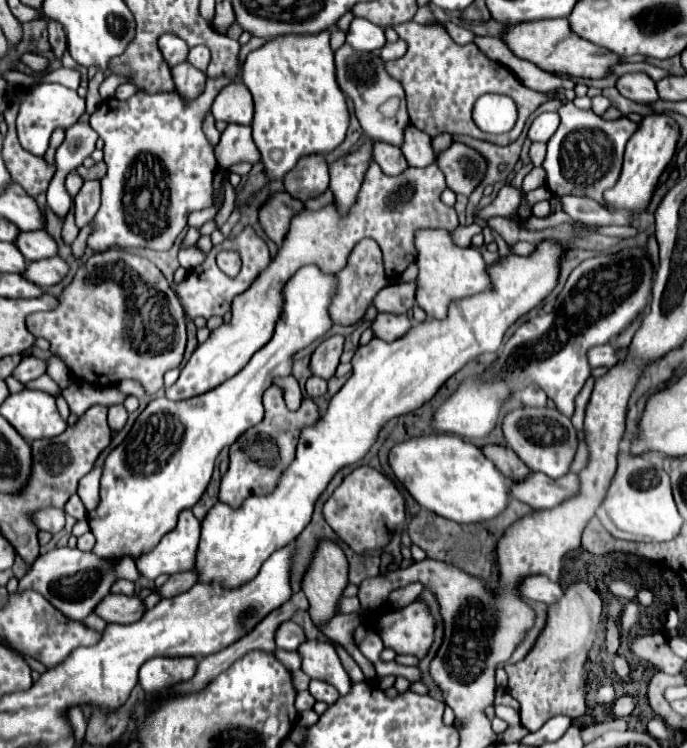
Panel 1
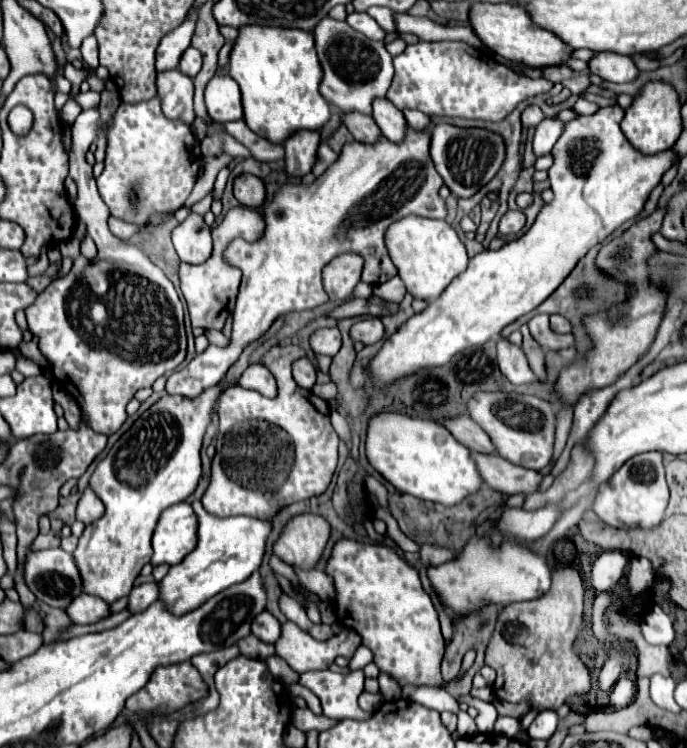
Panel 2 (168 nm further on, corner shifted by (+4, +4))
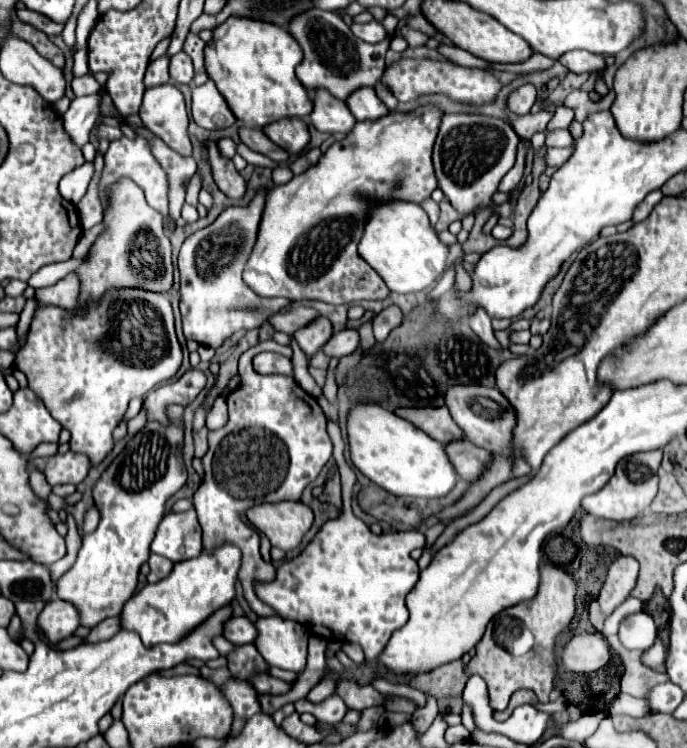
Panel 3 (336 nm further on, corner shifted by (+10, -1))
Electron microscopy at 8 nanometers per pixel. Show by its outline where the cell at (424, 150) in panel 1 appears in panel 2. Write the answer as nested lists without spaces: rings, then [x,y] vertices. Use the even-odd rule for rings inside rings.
[[[376,99],[374,101],[374,113],[372,113],[376,125],[380,127],[382,135],[390,139],[392,143],[402,143],[406,137],[406,117],[400,109],[396,109],[388,99]]]

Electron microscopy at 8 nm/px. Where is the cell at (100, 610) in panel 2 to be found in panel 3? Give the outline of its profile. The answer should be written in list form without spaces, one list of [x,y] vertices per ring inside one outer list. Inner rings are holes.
[[[52,600],[38,614],[38,626],[44,632],[48,644],[58,644],[68,638],[80,624],[78,612],[72,604],[64,600]]]

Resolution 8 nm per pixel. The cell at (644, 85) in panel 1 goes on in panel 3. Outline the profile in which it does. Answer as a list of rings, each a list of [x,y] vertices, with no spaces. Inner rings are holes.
[[[572,50],[572,52],[566,52],[564,56],[558,58],[560,64],[564,64],[570,72],[598,72],[598,70],[604,70],[606,64],[604,64],[604,56],[598,56],[598,54],[590,54],[586,50]]]

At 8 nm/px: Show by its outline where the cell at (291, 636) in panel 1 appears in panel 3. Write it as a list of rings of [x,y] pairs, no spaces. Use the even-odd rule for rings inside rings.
[[[232,618],[224,624],[224,638],[232,644],[250,644],[256,638],[256,628],[248,618]]]

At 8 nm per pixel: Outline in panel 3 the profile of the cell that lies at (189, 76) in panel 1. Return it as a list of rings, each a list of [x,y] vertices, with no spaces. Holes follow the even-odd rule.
[[[162,84],[144,92],[138,116],[150,132],[162,138],[172,150],[190,156],[188,140],[188,112],[182,92],[174,84]]]

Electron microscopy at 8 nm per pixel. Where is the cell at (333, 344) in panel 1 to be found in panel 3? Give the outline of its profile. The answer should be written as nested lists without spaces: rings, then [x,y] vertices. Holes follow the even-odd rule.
[[[318,316],[312,320],[312,324],[306,324],[294,334],[298,346],[306,352],[306,356],[314,356],[328,340],[328,336],[332,336],[332,322],[326,316]]]

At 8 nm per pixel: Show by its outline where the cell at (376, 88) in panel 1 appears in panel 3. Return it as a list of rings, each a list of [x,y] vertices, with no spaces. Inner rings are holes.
[[[318,8],[312,12],[302,12],[300,16],[292,18],[288,32],[304,52],[304,60],[296,68],[296,76],[308,92],[326,88],[336,98],[346,100],[356,88],[374,86],[384,74],[384,56],[390,42],[384,40],[380,44],[368,44],[352,36],[350,26],[336,12],[324,12]]]

